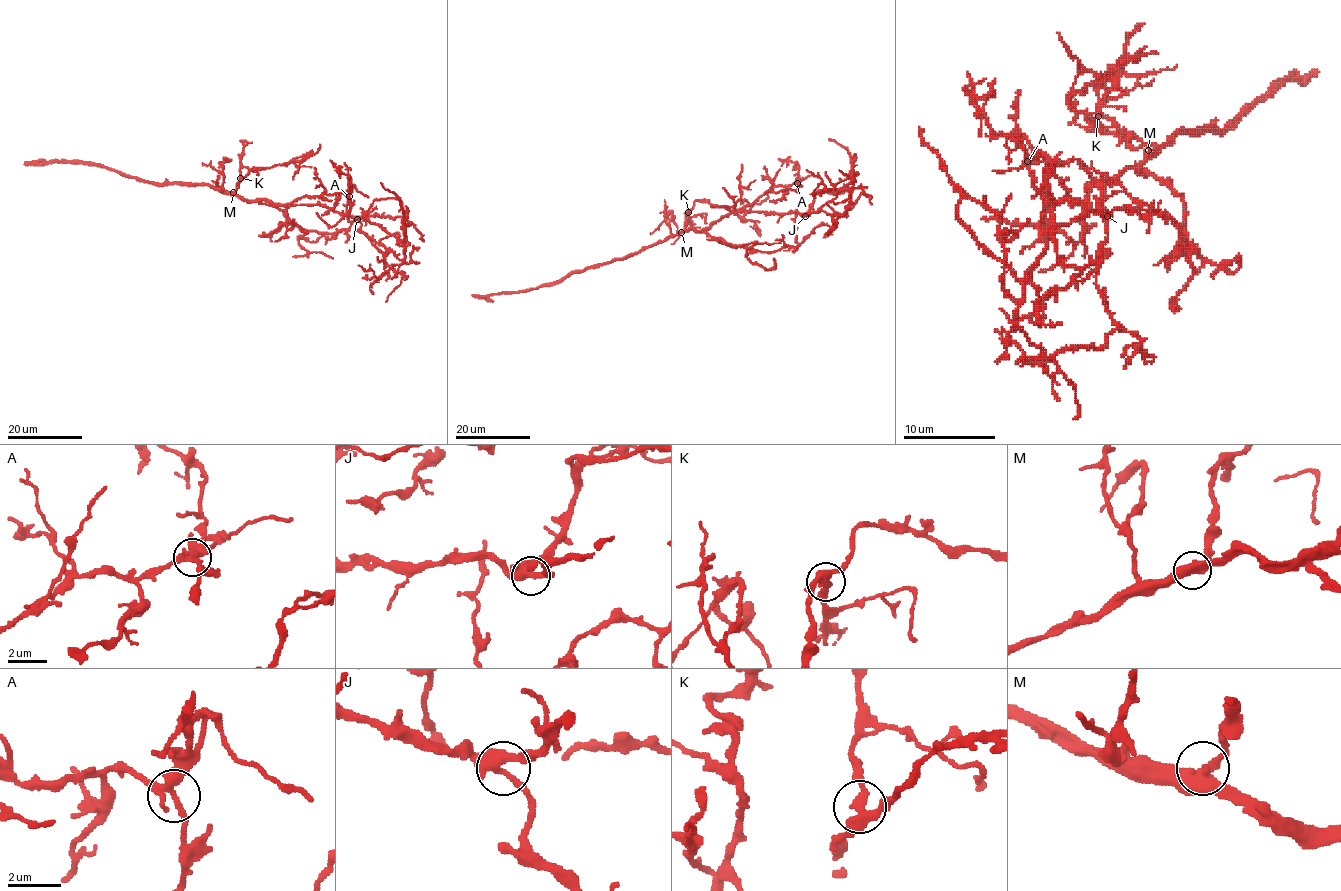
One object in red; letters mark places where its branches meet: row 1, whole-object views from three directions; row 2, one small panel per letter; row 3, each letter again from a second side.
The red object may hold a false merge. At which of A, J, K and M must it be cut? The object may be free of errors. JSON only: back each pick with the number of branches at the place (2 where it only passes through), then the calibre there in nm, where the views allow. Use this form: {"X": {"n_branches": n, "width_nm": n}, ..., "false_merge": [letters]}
{"false_merge": []}

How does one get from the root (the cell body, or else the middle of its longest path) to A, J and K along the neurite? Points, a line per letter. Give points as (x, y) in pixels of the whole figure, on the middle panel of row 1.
A: (713, 223), (732, 211), (752, 204), (774, 186), (797, 183)
J: (713, 223), (737, 210), (797, 212), (805, 216)
K: (713, 223), (700, 231), (688, 229), (683, 232), (689, 212)

